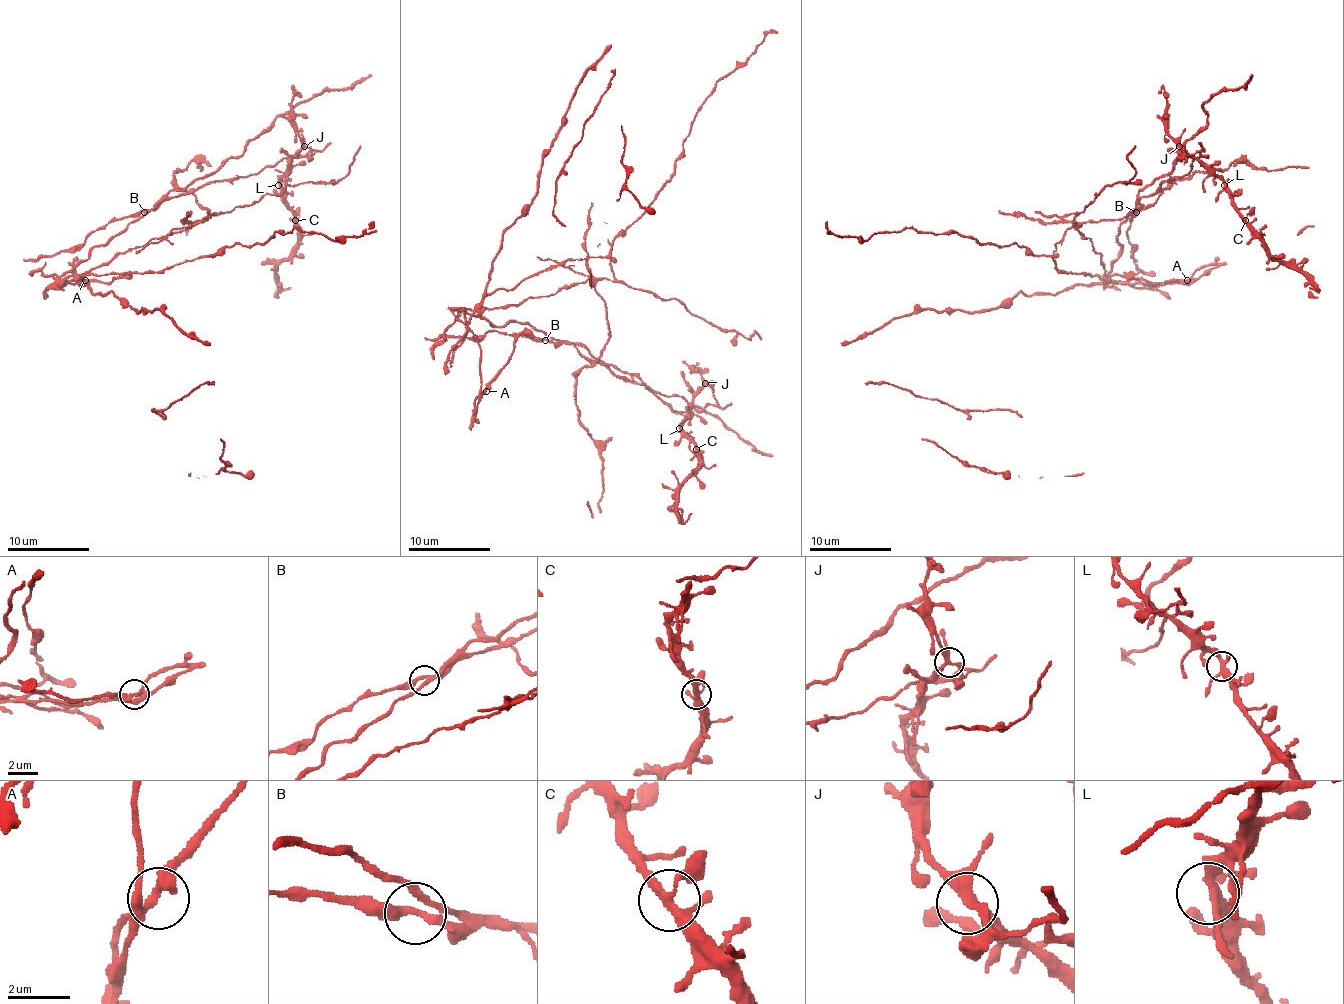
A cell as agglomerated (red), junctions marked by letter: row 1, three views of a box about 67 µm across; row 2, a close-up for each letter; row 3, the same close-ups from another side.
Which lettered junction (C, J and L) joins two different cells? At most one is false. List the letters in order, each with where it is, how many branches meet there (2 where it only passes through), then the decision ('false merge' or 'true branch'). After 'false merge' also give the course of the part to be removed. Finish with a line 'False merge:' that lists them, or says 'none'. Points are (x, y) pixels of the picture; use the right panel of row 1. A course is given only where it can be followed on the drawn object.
C: (1245, 220) | 4 | true branch
J: (1179, 146) | 4 | false merge
L: (1224, 185) | 4 | true branch
False merge: J

